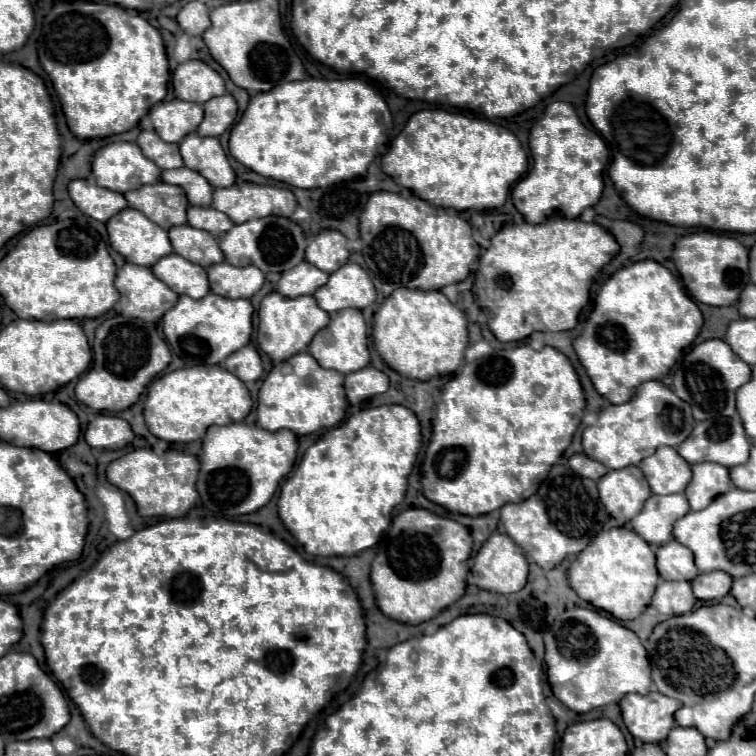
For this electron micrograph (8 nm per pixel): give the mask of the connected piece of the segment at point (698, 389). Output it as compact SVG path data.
M709 339L695 345L681 361L679 369L675 371L673 391L677 397L687 401L693 409L693 417L697 421L709 417L731 417L735 415L735 391L745 385L751 377L751 367L741 361L731 347L721 339Z

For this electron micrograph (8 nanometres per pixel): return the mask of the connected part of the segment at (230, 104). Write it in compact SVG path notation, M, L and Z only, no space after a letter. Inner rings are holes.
M221 95L203 103L203 111L205 119L201 121L197 133L201 137L219 137L233 125L237 117L237 103L231 95Z

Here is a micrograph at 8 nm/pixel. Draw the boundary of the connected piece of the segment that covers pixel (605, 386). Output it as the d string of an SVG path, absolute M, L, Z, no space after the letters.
M653 259L637 261L627 267L615 271L599 295L595 297L595 307L581 331L581 335L573 341L573 349L591 377L599 395L603 395L610 403L625 403L633 397L635 389L651 379L663 379L669 369L675 365L685 347L689 347L699 329L703 325L703 315L693 299L687 295L679 277L675 277L667 267Z

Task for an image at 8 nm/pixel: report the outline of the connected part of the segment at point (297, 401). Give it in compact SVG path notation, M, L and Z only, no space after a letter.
M297 353L265 377L257 399L257 425L267 431L289 429L297 437L329 429L345 419L347 397L343 389L343 373L323 369L307 353Z

